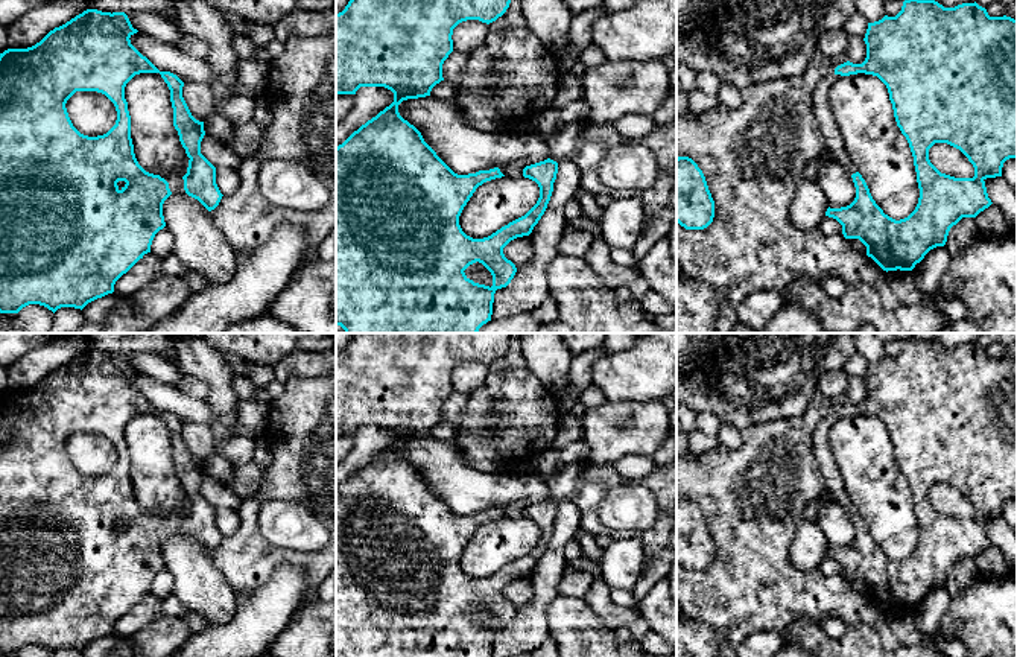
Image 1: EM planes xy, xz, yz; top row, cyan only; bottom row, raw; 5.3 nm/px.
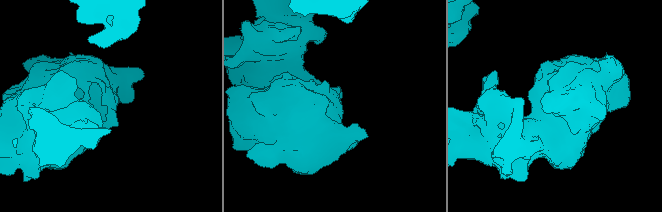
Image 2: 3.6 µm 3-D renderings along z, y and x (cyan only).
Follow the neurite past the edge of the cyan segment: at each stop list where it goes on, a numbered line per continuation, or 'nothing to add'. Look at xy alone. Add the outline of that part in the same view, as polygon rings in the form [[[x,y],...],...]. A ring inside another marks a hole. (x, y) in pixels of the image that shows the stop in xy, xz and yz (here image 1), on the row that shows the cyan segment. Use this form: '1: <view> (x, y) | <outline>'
1: xy (175, 181) | [[[167,173],[167,175],[161,175],[161,178],[164,178],[169,182],[169,189],[172,193],[185,192],[182,176],[176,175],[176,173]]]

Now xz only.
1: xz (508, 171) | [[[500,166],[499,169],[505,176],[521,178],[524,167],[521,167],[521,166]]]

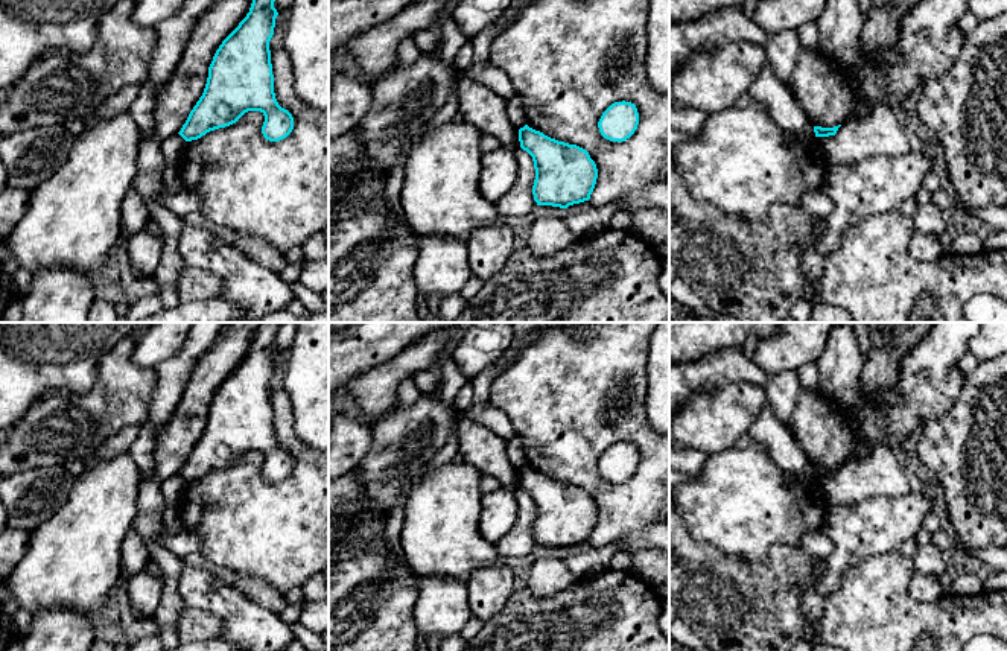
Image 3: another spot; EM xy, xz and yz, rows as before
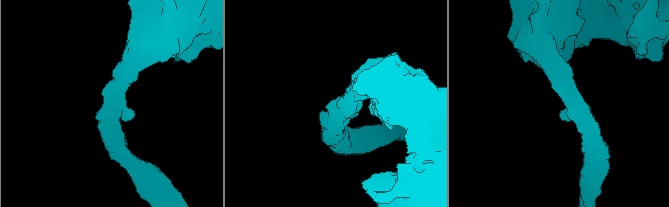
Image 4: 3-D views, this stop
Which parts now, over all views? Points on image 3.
nothing to add

